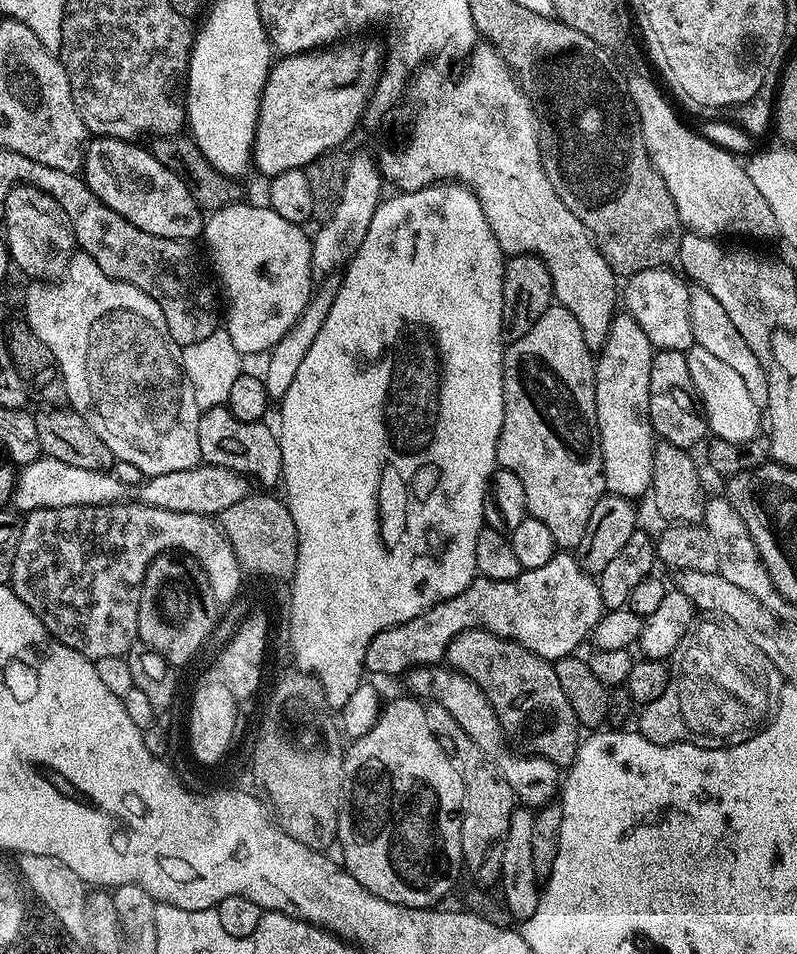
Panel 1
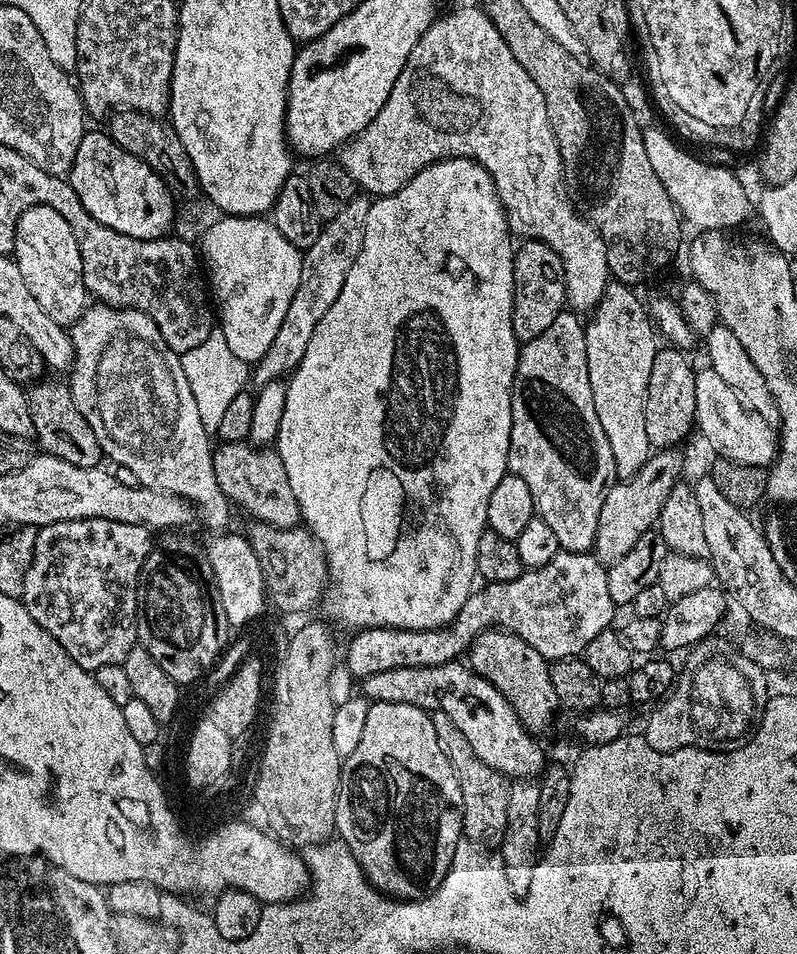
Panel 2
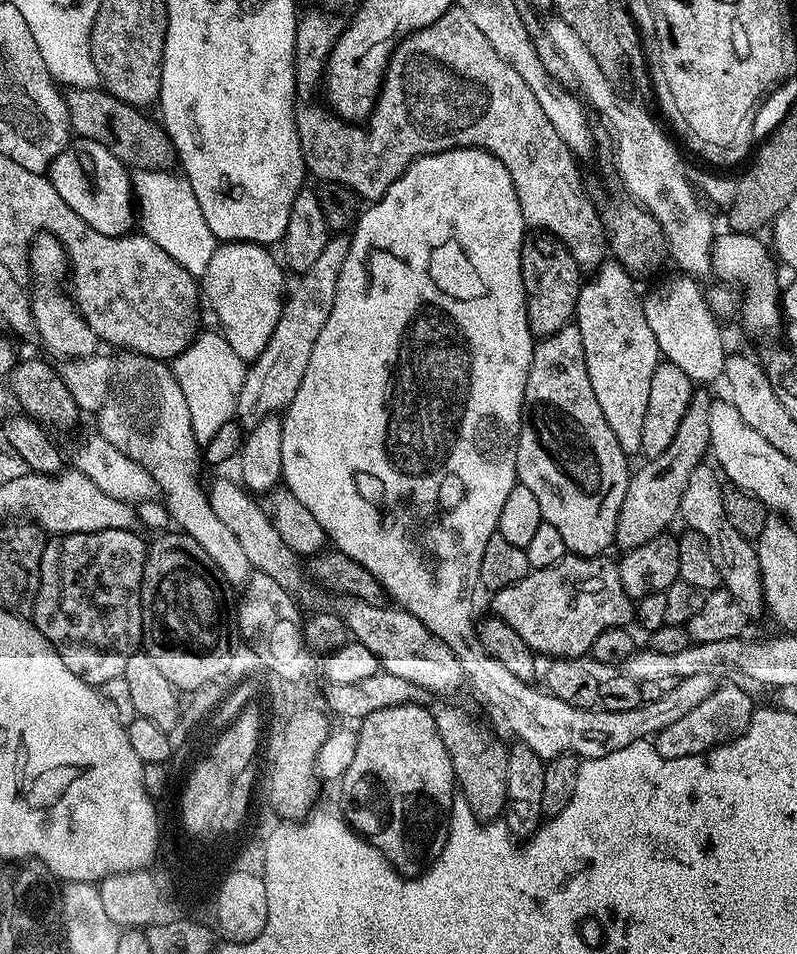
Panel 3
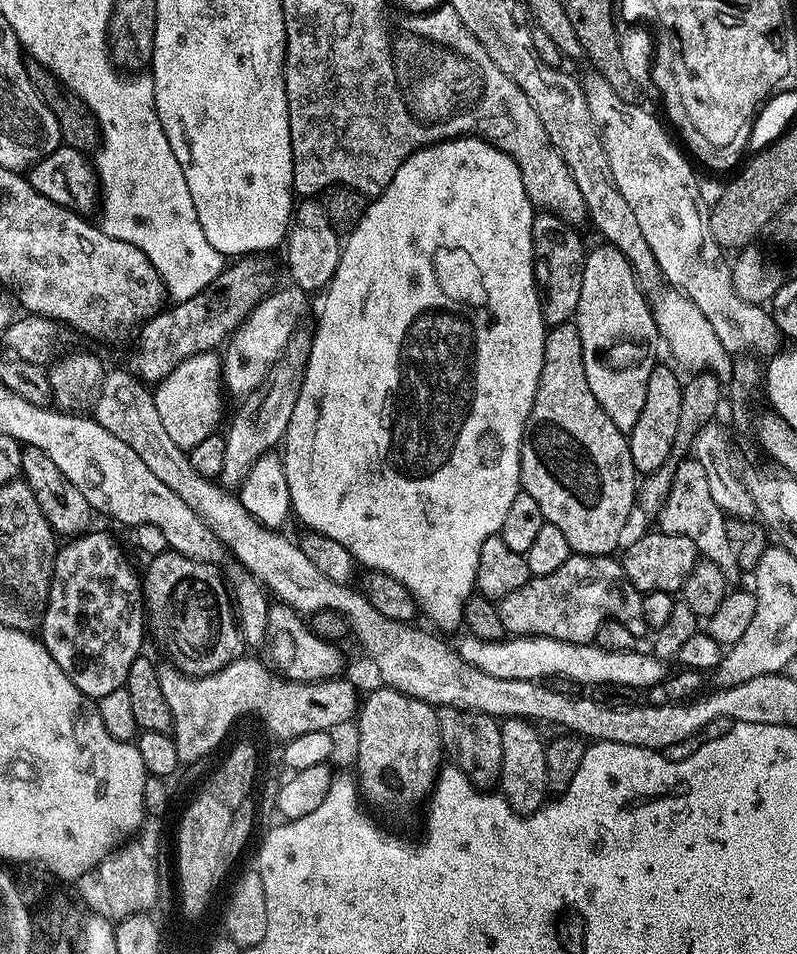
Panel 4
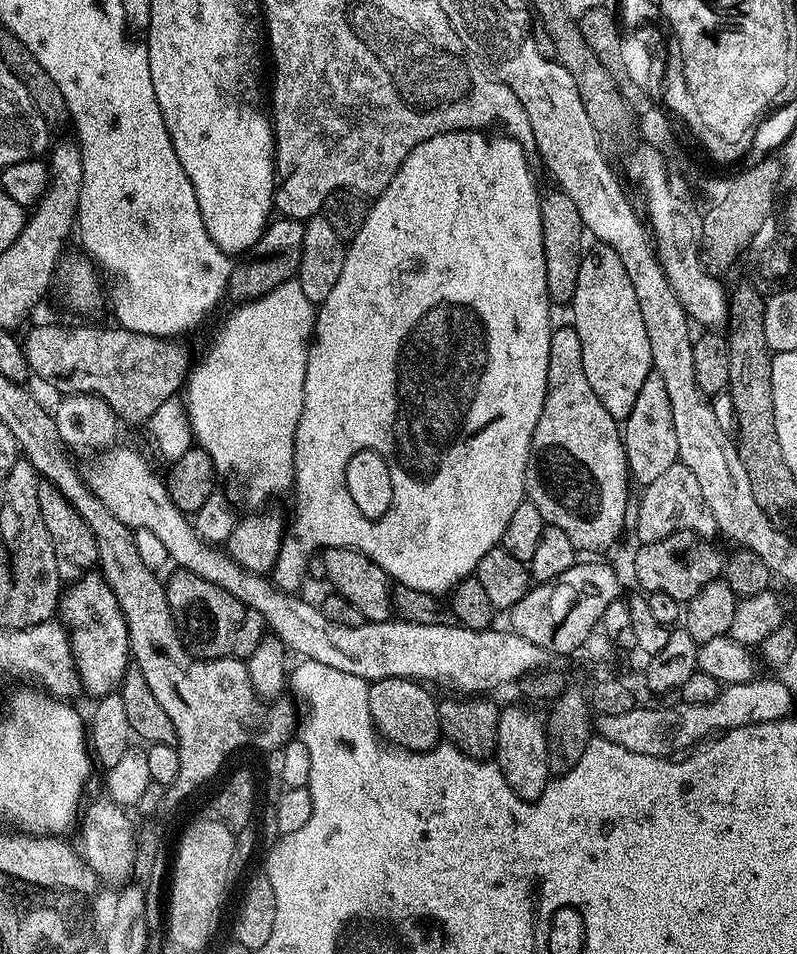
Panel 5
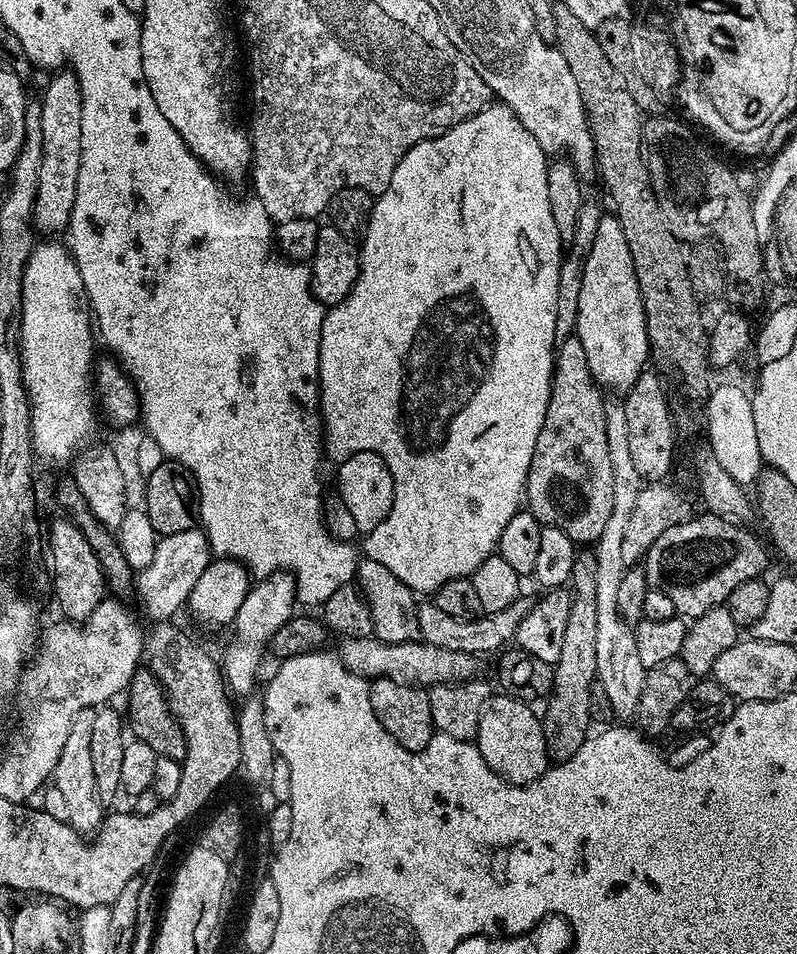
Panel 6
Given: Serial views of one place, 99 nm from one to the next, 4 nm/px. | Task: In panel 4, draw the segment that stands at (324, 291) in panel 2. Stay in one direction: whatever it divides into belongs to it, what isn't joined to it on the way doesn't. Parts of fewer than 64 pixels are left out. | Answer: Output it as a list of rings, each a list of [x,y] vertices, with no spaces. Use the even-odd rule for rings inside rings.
[[[297,330],[292,335],[292,343],[289,344],[288,349],[280,355],[276,365],[269,368],[262,391],[255,399],[248,402],[253,402],[253,404],[246,405],[233,418],[228,432],[223,433],[226,442],[226,459],[222,462],[222,470],[218,477],[219,483],[223,487],[229,490],[239,489],[241,482],[244,481],[250,470],[250,466],[254,466],[256,459],[264,452],[275,449],[283,441],[286,426],[290,426],[290,414],[294,414],[294,402],[298,402],[298,394],[304,381],[304,368],[308,364],[311,345],[312,332]]]

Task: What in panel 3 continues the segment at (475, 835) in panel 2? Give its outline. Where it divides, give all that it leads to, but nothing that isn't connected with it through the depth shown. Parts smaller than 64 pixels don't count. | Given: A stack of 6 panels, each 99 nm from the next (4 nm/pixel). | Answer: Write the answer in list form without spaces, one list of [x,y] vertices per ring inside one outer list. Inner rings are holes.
[[[433,703],[431,709],[442,746],[446,746],[446,754],[450,754],[459,795],[468,803],[477,820],[491,822],[497,819],[506,806],[506,744],[456,704]]]

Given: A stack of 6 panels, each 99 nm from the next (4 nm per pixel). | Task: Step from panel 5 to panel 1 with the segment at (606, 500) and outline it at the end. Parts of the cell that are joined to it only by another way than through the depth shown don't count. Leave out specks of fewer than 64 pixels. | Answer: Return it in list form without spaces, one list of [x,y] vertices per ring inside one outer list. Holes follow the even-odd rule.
[[[553,303],[551,308],[547,308],[522,334],[522,338],[511,341],[504,350],[504,417],[502,418],[502,430],[496,439],[496,463],[501,468],[510,470],[518,482],[522,482],[522,490],[526,490],[526,506],[528,515],[538,518],[538,522],[544,523],[554,534],[554,542],[557,549],[575,550],[582,542],[582,534],[586,534],[586,522],[590,522],[590,514],[594,514],[594,506],[606,494],[604,487],[604,463],[602,462],[602,446],[600,445],[600,435],[598,434],[598,422],[596,421],[596,362],[593,349],[586,346],[586,338],[582,338],[582,326],[578,326],[578,318],[570,314],[562,305]]]

